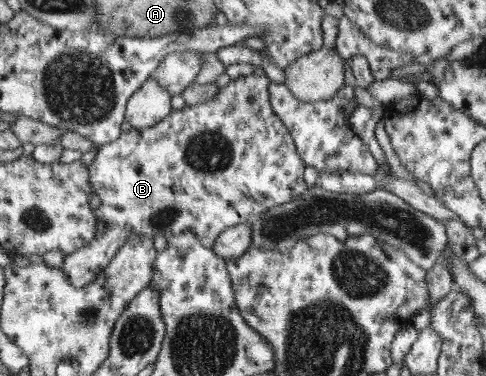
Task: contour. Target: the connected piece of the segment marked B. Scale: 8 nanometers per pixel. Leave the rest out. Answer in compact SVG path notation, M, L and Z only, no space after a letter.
M255 73L231 79L230 83L219 88L216 91L216 95L209 101L196 103L196 105L192 106L186 105L180 110L172 110L162 121L152 127L141 130L132 128L128 132L123 132L122 137L116 139L116 141L98 146L93 160L87 165L93 194L91 195L91 208L98 218L104 221L108 230L100 237L100 240L91 242L84 249L76 251L74 254L65 255L60 269L66 275L68 283L72 283L74 287L82 287L95 281L100 274L104 273L111 260L115 258L115 254L120 250L124 240L132 235L145 235L145 237L153 239L157 235L164 235L169 238L192 233L200 240L200 243L212 248L220 235L228 228L233 228L240 223L246 223L253 215L265 213L267 210L276 208L284 203L291 203L301 193L304 194L308 189L308 183L304 183L304 179L302 179L306 164L299 155L295 143L292 143L292 137L290 137L288 129L283 124L283 120L276 115L275 109L272 107L271 92L268 91L268 86L271 85L271 82L266 75L259 76Z

